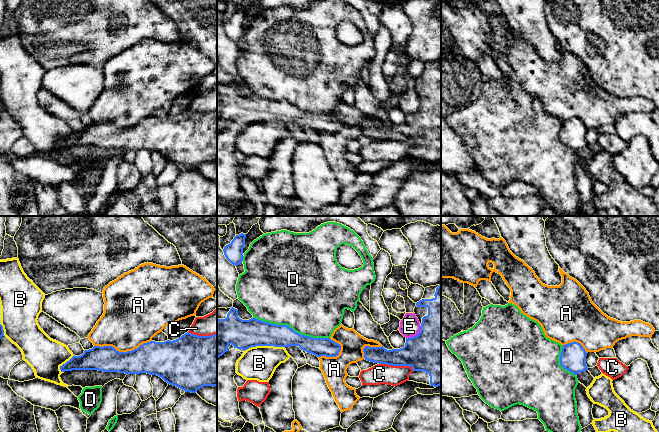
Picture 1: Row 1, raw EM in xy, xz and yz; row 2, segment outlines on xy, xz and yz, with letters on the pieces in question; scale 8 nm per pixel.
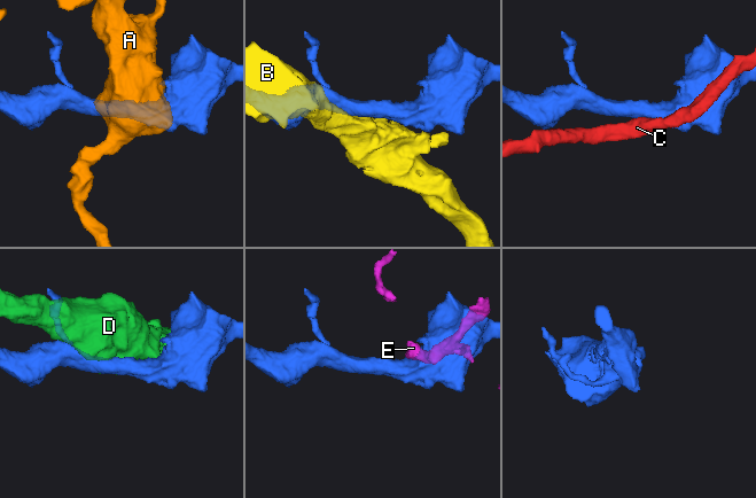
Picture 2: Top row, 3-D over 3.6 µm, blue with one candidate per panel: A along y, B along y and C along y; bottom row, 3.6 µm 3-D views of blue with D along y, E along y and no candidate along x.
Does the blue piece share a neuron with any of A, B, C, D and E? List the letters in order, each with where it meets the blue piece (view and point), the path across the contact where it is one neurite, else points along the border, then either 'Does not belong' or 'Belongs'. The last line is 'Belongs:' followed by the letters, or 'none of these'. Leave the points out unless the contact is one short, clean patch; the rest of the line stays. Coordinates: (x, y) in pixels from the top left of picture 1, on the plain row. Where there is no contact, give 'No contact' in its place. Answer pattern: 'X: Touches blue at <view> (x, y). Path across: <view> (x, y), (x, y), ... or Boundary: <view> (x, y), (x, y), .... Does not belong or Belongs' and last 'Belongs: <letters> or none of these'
A: Touches blue at xy (122, 128). Does not belong
B: Touches blue at xz (264, 121). Does not belong
C: Touches blue at xz (396, 141). Does not belong
D: Touches blue at xz (291, 104). Belongs
E: Touches blue at xz (416, 111). Does not belong
Belongs: D

